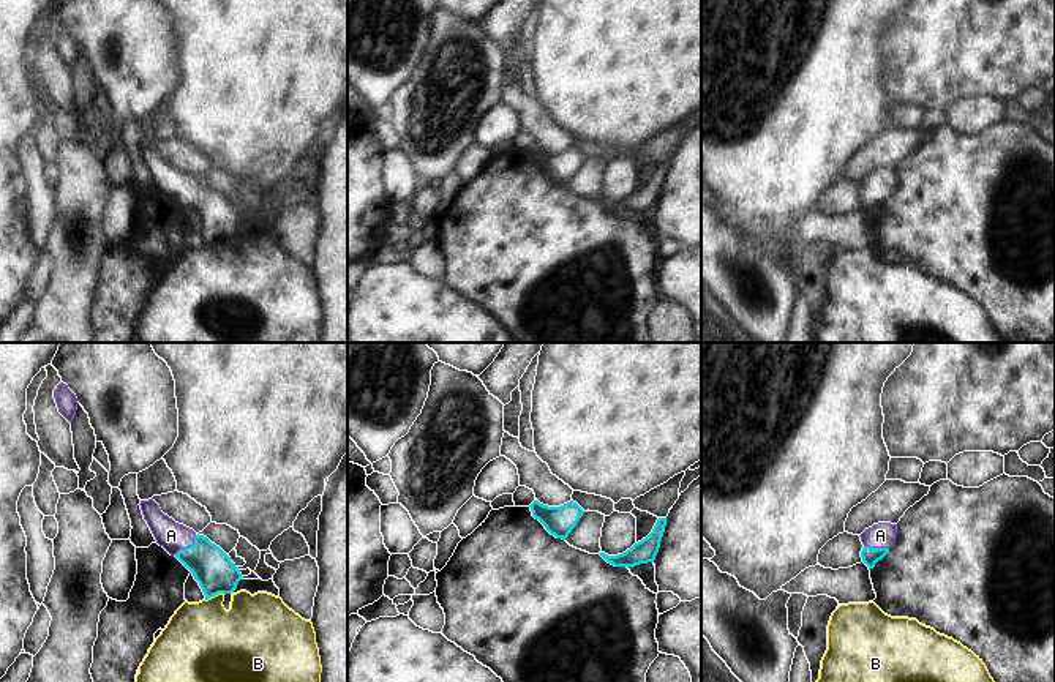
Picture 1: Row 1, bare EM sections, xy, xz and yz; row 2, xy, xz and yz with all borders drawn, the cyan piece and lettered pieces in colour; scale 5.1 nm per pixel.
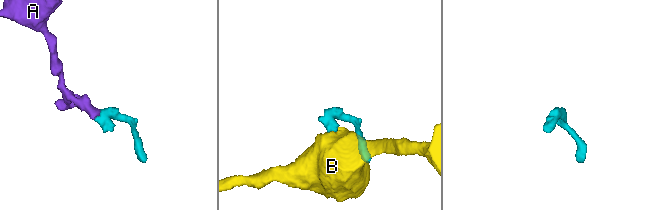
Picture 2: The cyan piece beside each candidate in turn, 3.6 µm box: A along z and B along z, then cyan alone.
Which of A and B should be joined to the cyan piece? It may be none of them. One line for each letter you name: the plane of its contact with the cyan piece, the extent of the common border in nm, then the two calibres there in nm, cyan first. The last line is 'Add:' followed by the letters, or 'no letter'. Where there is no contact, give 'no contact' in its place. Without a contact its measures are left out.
A: contact in xy; length 160 nm; calibres 200 and 150 nm
Add: A

